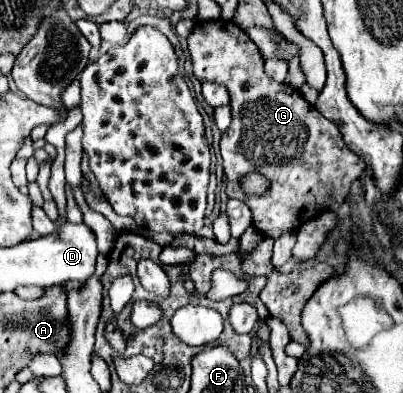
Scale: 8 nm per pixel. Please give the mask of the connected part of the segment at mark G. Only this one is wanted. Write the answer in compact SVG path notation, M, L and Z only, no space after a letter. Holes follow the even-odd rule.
M219 19L219 21L197 23L189 37L195 39L195 43L189 39L193 49L193 59L191 59L193 75L201 83L213 81L229 89L233 123L223 133L219 143L223 169L227 175L227 195L241 199L249 205L249 209L253 211L253 225L257 227L257 231L275 239L285 231L299 229L305 221L313 219L315 215L341 205L349 193L351 183L361 177L367 165L363 163L363 159L359 159L353 151L347 149L335 123L319 115L319 111L313 105L309 105L295 87L271 81L265 75L263 57L259 49L241 29L237 29L237 25L233 25L233 21ZM247 171L261 171L271 181L269 197L245 197L245 193L239 187L239 177L245 175Z

